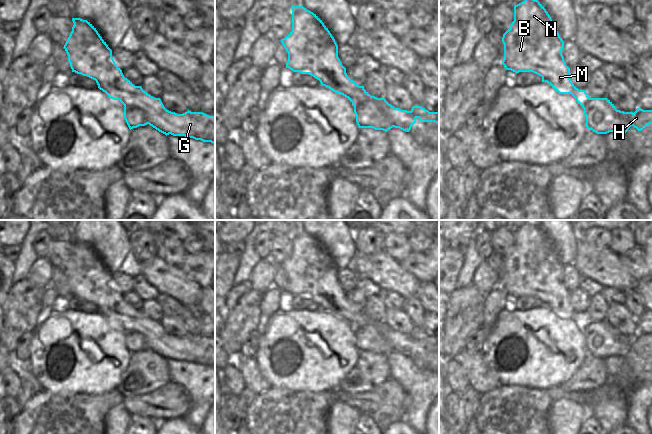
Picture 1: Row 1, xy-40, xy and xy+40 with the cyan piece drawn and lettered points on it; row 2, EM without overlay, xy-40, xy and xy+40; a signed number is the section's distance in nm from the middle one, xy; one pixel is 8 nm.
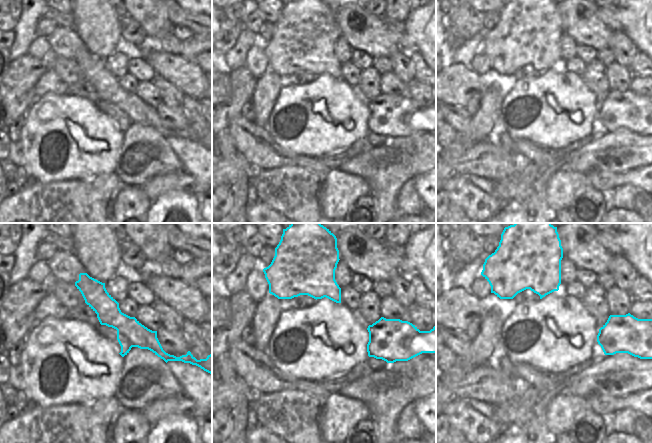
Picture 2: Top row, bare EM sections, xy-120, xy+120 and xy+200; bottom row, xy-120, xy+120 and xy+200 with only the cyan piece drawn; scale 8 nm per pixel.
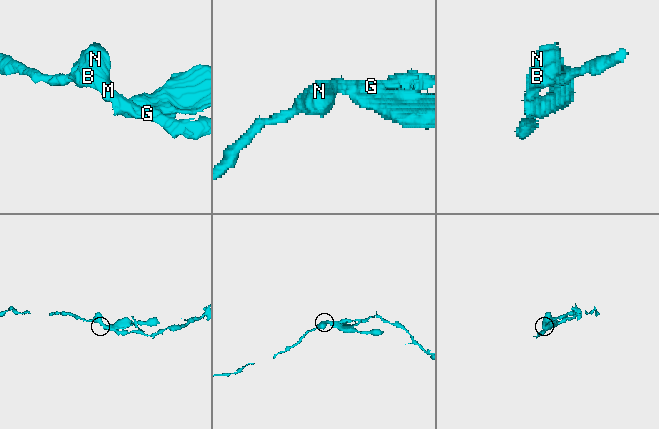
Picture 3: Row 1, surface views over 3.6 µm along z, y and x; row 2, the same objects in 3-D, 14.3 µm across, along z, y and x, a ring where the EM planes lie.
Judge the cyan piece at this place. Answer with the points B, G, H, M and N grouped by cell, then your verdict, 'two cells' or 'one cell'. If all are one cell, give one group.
groups B G M N / H; two cells

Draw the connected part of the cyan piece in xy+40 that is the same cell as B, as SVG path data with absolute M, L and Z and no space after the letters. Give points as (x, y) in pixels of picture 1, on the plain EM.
M527 222L514 230L514 245L502 261L506 294L516 298L533 296L559 318L571 318L584 333L586 351L596 351L596 343L587 326L586 314L579 314L570 303L570 292L562 279L564 265L544 230Z

